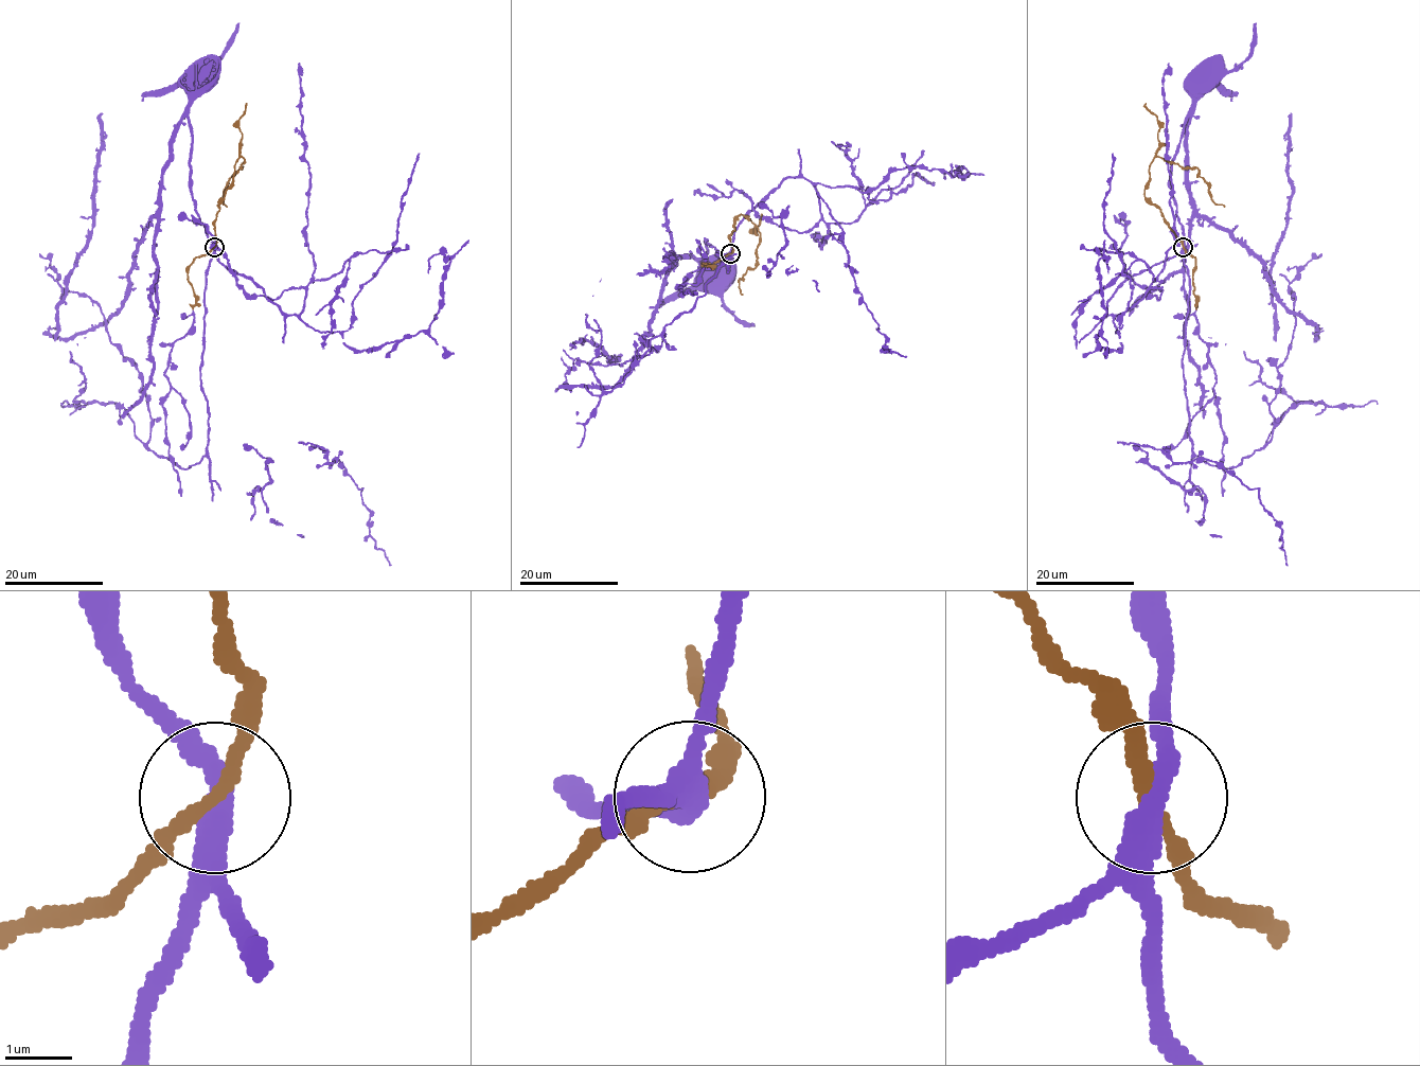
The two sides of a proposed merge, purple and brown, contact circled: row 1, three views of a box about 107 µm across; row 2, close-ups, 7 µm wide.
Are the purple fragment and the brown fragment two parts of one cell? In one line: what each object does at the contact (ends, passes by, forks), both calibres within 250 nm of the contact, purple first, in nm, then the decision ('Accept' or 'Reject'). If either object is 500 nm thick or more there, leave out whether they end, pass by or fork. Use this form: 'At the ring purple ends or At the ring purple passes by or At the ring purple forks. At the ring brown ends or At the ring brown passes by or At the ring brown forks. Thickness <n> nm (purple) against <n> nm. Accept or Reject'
At the ring purple passes by. At the ring brown passes by. Thickness 360 nm (purple) against 220 nm. Accept

